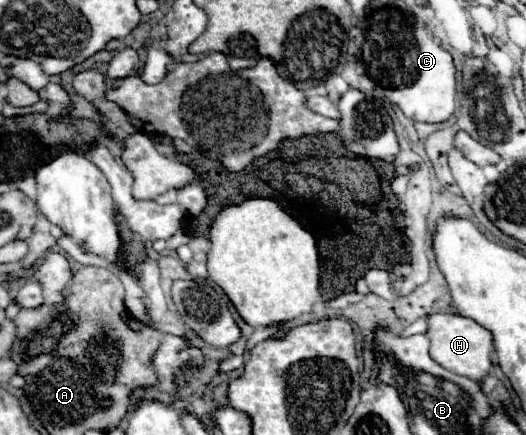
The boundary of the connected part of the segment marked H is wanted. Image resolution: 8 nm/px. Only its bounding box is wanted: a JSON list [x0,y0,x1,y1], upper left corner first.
[427,314,493,382]

